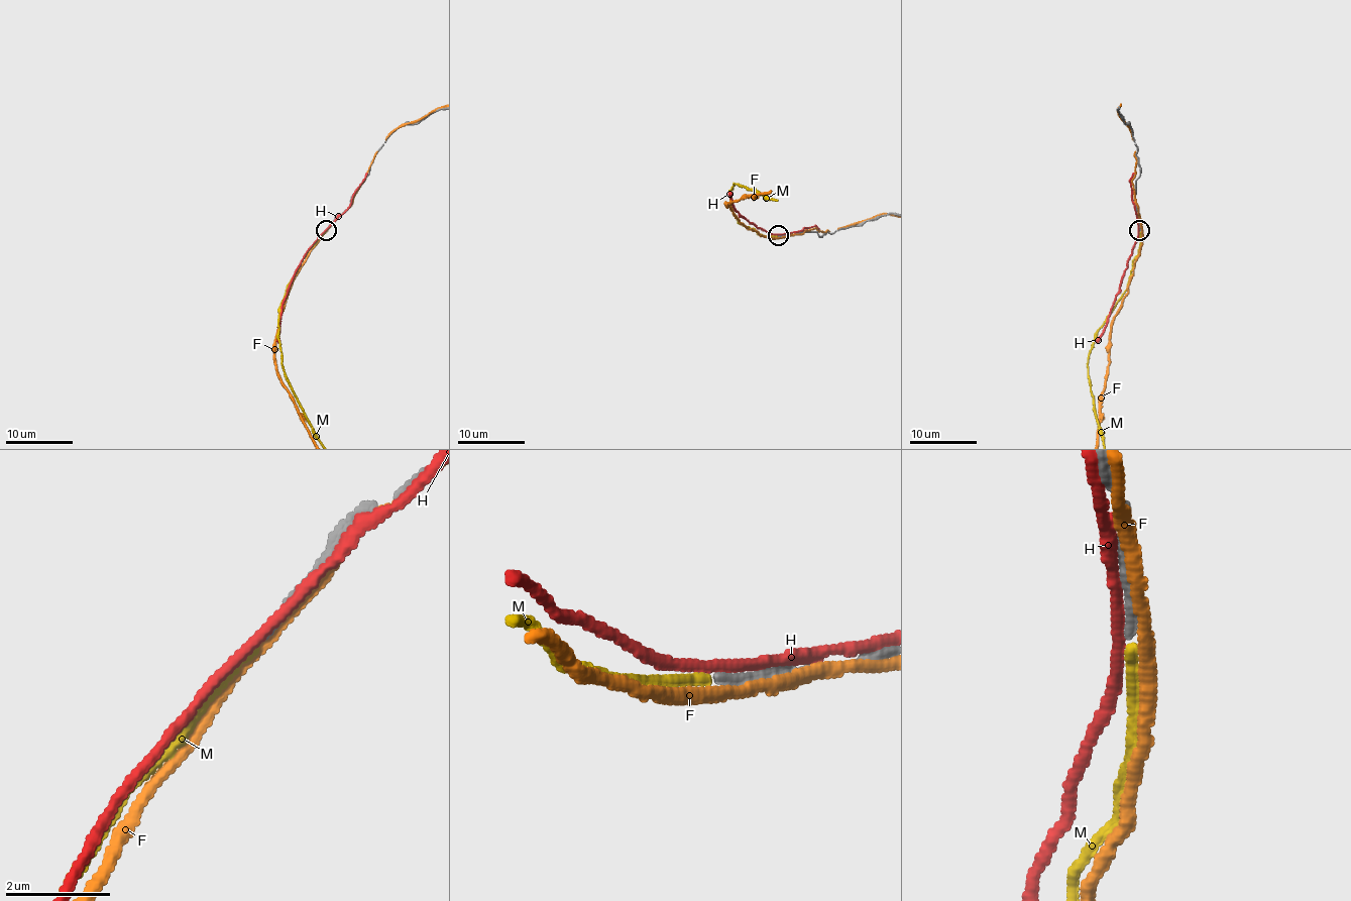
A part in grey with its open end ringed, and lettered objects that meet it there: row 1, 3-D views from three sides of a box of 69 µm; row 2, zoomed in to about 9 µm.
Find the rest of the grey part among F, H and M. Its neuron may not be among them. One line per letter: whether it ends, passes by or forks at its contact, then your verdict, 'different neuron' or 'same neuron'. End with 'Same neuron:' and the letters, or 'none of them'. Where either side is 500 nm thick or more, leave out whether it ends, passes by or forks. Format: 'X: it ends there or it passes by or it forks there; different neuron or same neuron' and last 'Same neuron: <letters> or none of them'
F: it passes by; different neuron
H: it passes by; different neuron
M: it ends there; same neuron
Same neuron: M

